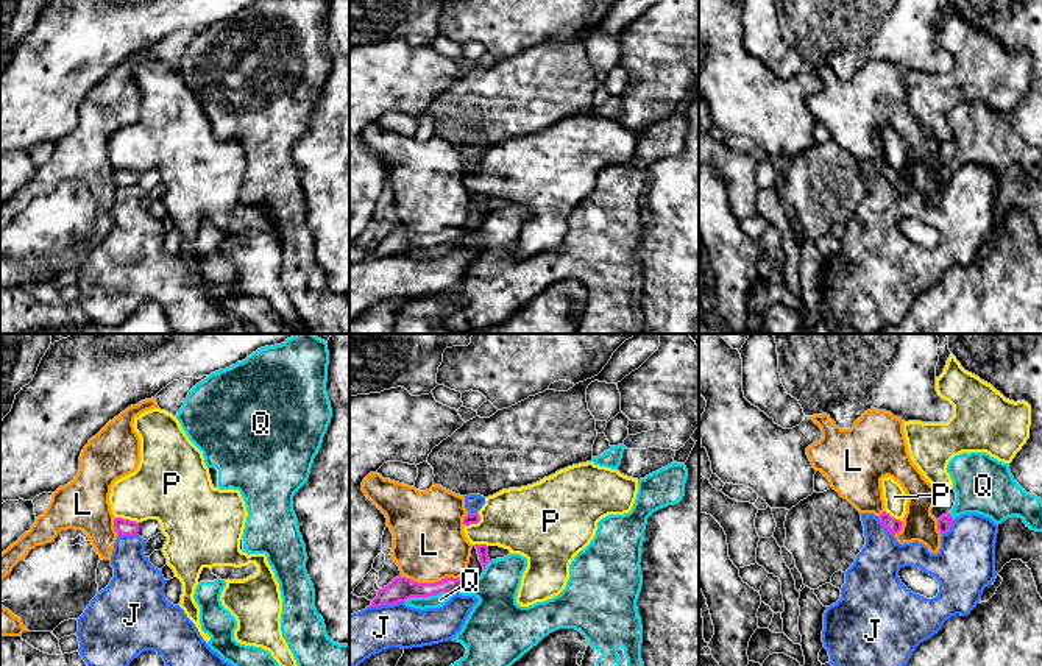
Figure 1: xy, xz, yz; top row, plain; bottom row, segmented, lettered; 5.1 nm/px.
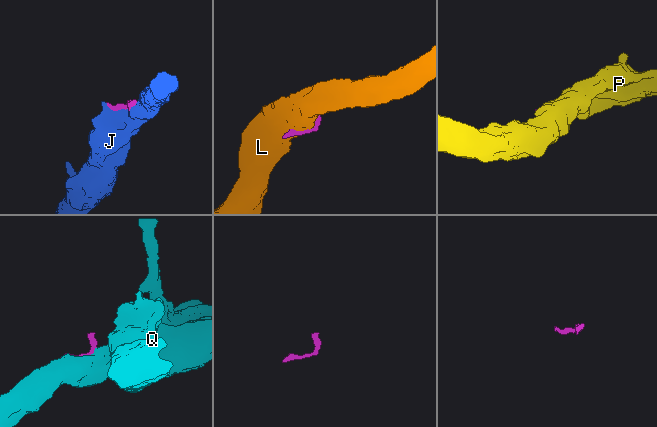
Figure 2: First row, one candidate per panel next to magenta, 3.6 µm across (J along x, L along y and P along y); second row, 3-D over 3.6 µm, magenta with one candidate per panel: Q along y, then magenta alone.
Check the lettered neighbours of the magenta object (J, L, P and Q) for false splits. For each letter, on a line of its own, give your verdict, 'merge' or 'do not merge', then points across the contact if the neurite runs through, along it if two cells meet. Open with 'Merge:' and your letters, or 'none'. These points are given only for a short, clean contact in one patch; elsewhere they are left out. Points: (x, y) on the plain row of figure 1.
Merge: none
J: do not merge
L: do not merge
P: do not merge | along xz (479, 164), (476, 173), (464, 177)
Q: do not merge

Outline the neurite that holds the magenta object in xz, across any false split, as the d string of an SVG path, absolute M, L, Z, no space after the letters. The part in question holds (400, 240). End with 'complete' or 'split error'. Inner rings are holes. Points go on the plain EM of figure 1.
M406 228L393 229L387 237L377 242L377 246L371 251L371 257L393 256L406 253L410 248L429 248L440 243L459 243L463 237L476 232L477 229L468 228L446 228L435 234L418 234Z; complete

